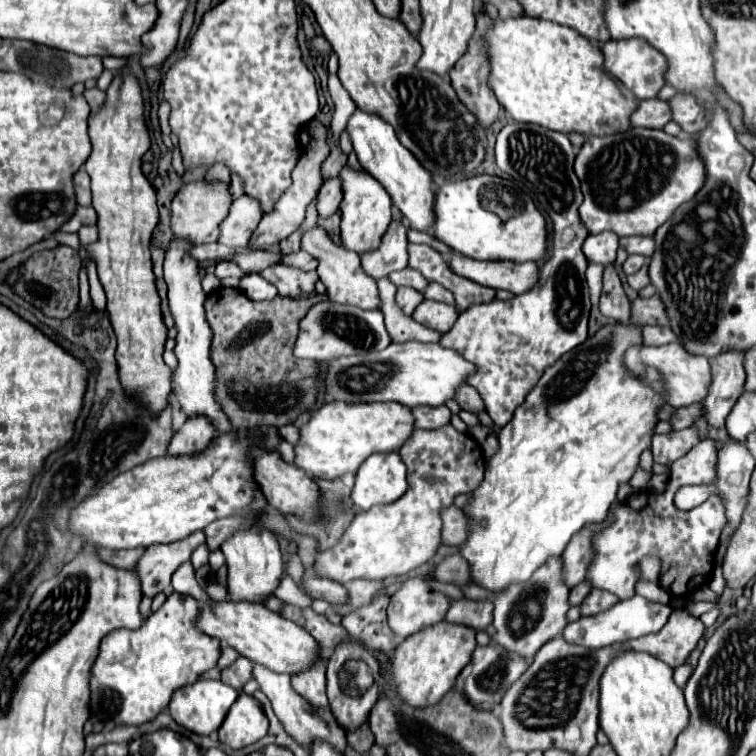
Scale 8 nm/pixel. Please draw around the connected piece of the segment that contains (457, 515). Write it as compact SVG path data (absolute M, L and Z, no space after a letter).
M450 506L446 510L442 510L442 542L450 544L450 546L458 546L462 542L466 542L466 534L468 534L468 518L464 516L464 510L458 506Z

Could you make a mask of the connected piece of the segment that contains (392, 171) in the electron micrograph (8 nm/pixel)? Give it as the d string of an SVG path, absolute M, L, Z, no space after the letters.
M356 110L350 116L346 128L352 136L360 166L366 172L370 172L376 180L380 180L380 184L388 190L392 204L408 220L410 228L420 230L420 232L428 232L428 228L434 222L434 202L436 202L432 174L424 166L420 166L420 162L412 156L412 152L408 148L404 148L400 144L400 140L394 134L394 128L388 122L384 122L380 116Z

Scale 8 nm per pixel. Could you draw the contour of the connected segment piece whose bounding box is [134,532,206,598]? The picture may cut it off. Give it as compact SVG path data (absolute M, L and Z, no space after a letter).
M194 532L184 540L148 546L148 550L134 568L140 574L144 596L154 598L158 592L162 592L170 584L170 578L176 572L176 568L182 562L190 560L194 548L198 548L204 542L206 542L204 532Z

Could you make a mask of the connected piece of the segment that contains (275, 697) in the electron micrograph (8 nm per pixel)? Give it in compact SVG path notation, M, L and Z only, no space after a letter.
M254 664L254 678L258 680L260 684L260 690L268 696L268 700L272 702L272 708L274 708L274 714L278 716L278 720L282 722L284 730L304 748L310 748L314 744L314 740L324 740L328 742L330 746L334 746L334 750L338 750L338 754L344 754L346 750L346 734L344 730L338 726L338 722L334 720L332 712L326 708L326 716L318 716L320 710L316 710L314 706L310 706L302 696L298 696L292 686L290 686L290 676L288 674L278 674L278 672L272 672L270 668L266 666L260 666L260 664Z

